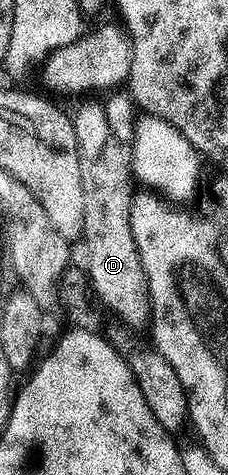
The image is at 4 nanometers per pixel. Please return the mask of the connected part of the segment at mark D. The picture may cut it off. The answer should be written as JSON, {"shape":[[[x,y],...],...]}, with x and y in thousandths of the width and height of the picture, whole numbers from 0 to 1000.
{"shape":[[[373,221],[360,225],[355,232],[342,234],[342,238],[329,238],[329,244],[320,246],[320,265],[329,267],[329,293],[338,295],[338,324],[346,326],[346,377],[364,377],[364,478],[355,480],[355,488],[364,493],[364,509],[373,507],[373,524],[382,531],[390,531],[390,558],[382,556],[382,585],[399,598],[404,611],[417,615],[421,627],[430,625],[487,651],[500,651],[504,657],[518,659],[526,674],[535,678],[548,678],[561,686],[575,688],[605,688],[601,684],[636,684],[649,686],[662,676],[662,638],[654,636],[654,606],[645,604],[645,579],[627,571],[627,554],[610,545],[610,528],[592,520],[592,495],[575,495],[575,427],[583,425],[583,408],[592,404],[592,392],[579,389],[579,381],[592,381],[592,366],[583,358],[583,324],[570,320],[561,312],[548,314],[539,307],[526,305],[522,299],[509,297],[504,291],[496,291],[496,272],[487,265],[478,265],[478,246],[469,240],[461,240],[461,229],[443,221]]]}

